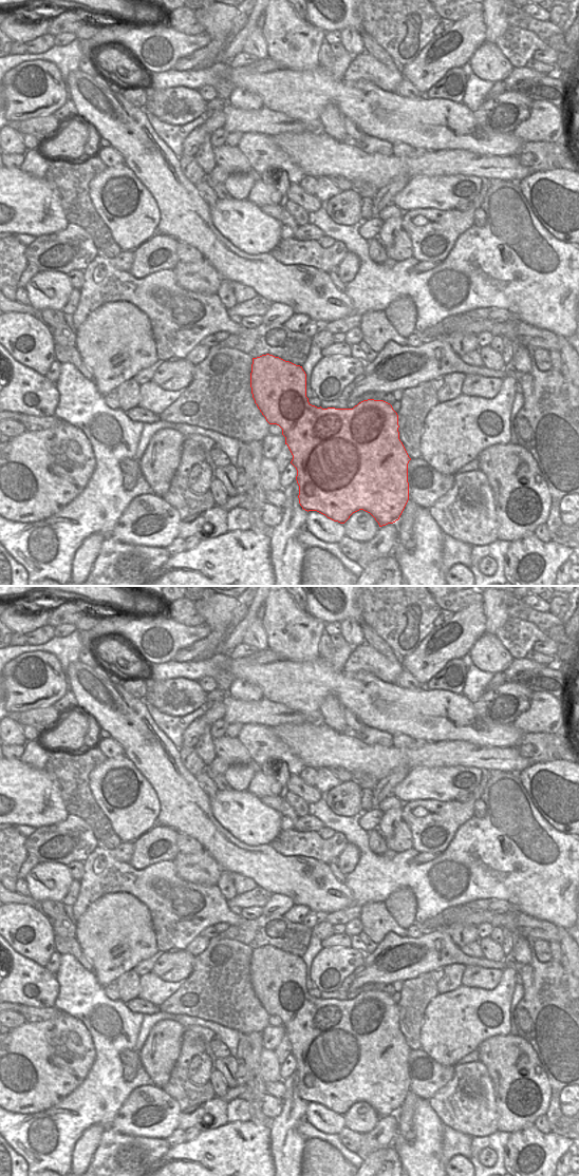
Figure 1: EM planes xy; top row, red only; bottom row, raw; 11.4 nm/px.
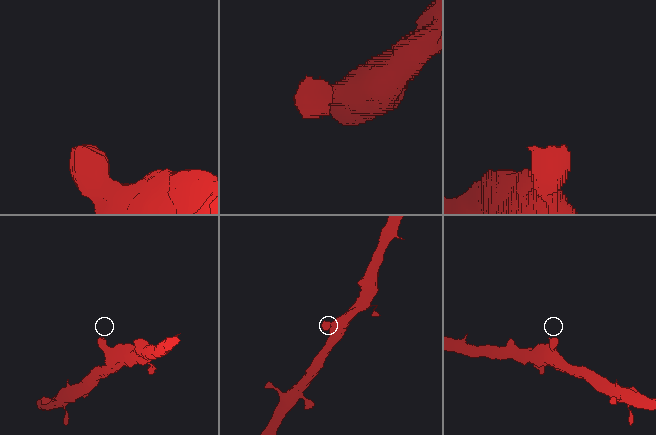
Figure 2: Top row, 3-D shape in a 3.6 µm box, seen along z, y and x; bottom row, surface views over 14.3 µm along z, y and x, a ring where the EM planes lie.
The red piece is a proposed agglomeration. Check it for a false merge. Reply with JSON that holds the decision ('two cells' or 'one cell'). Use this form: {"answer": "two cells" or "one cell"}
{"answer": "one cell"}

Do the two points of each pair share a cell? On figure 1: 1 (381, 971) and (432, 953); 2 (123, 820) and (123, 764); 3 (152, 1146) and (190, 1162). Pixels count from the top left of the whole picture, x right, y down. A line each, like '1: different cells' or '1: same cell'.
1: same cell
2: same cell
3: different cells

